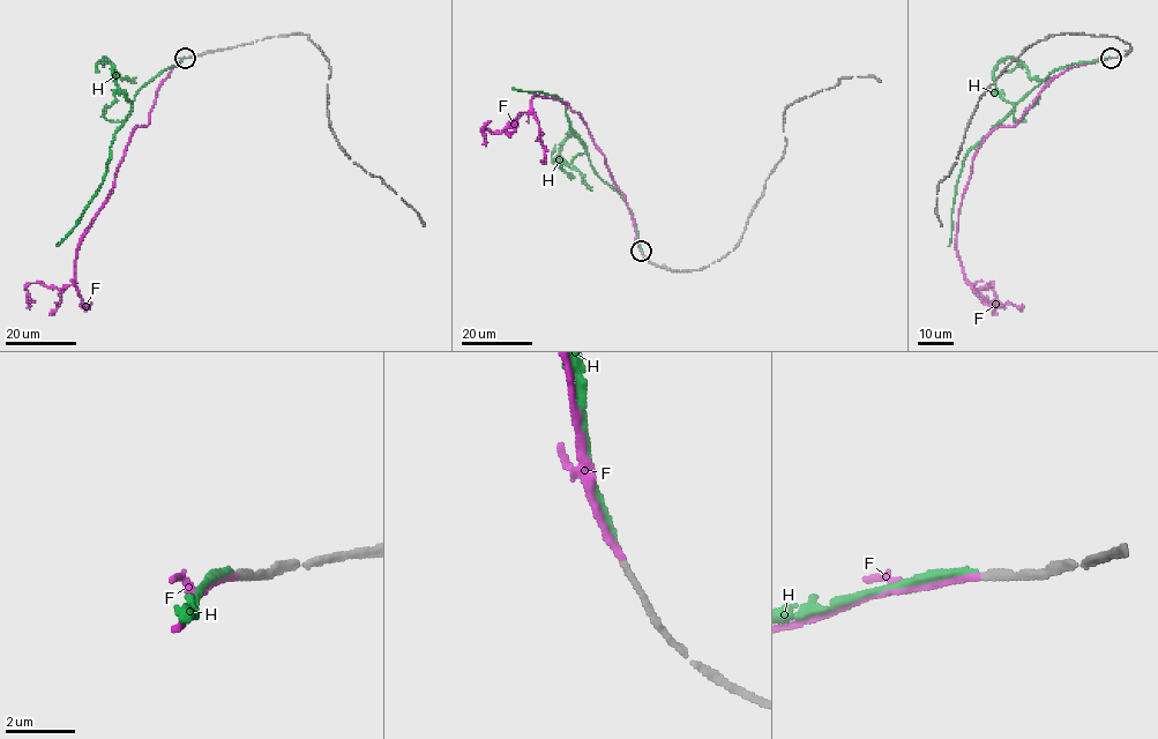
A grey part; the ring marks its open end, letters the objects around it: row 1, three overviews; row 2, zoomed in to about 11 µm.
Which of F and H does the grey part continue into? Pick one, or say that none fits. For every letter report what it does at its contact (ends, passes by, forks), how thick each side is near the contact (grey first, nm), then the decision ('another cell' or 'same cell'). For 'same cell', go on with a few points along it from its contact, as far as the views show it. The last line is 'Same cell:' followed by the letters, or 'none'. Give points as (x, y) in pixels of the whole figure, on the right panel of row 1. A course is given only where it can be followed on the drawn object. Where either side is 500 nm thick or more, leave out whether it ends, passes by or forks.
F: it ends there; 200 nm thick on the grey side, 180 nm on the other; same cell; it runs (1111, 57), (1055, 76), (975, 156), (956, 238), (963, 276), (978, 289), (992, 284), (995, 297), (980, 301)
H: it ends there; 200 nm thick on the grey side, 240 nm on the other; another cell
Same cell: F

